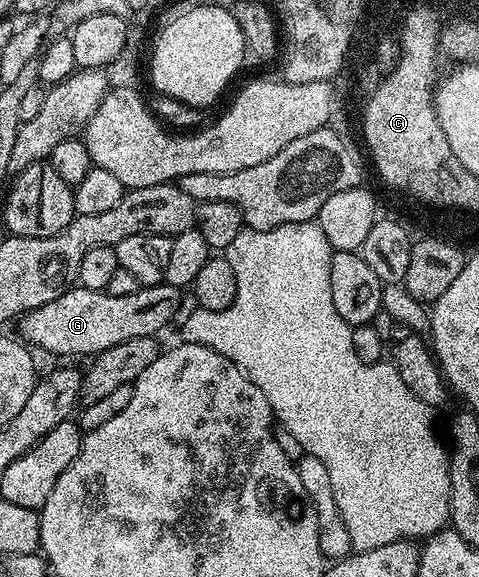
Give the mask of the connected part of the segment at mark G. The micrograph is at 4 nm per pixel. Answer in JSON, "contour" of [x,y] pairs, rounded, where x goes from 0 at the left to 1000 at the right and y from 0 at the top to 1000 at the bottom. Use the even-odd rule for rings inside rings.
{"contour":[[[165,492],[140,503],[121,520],[104,520],[77,537],[40,553],[40,584],[61,601],[86,600],[109,614],[211,614],[221,603],[238,603],[238,596],[255,596],[263,589],[280,589],[280,582],[326,582],[332,572],[342,572],[359,558],[359,549],[376,537],[378,497],[336,492],[332,496],[296,496],[288,506],[271,513],[230,513],[213,503],[182,503]]]}

